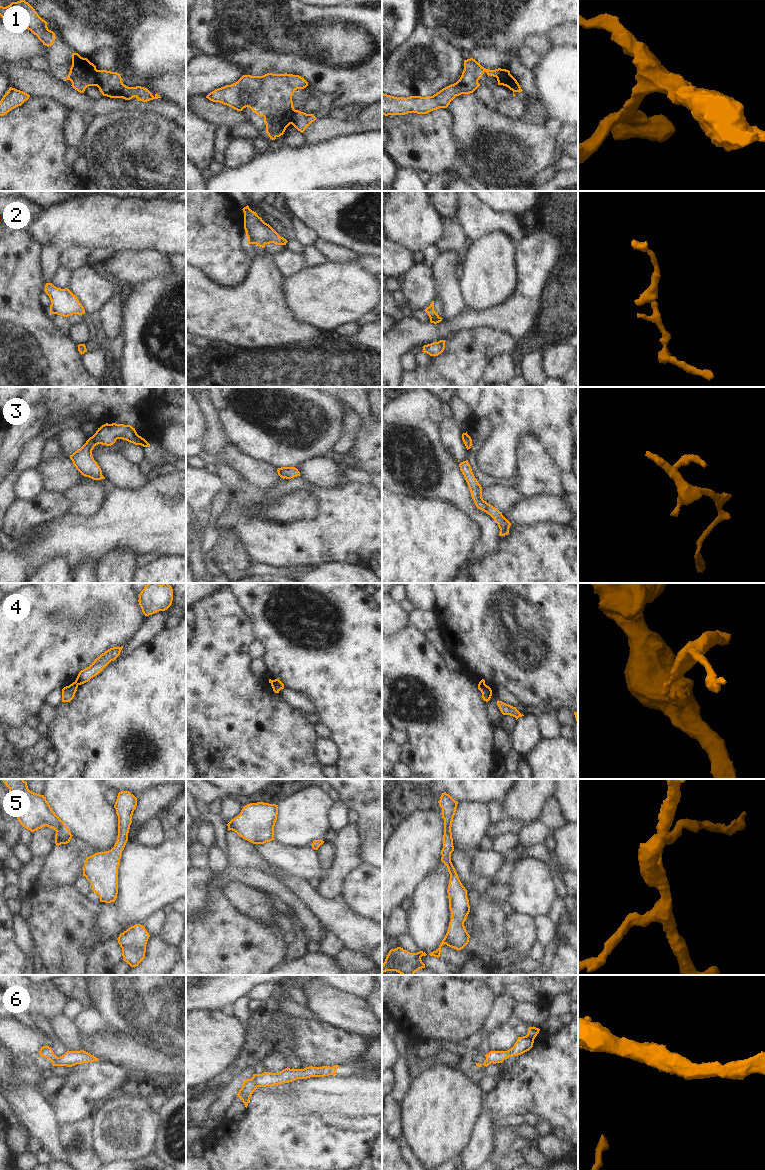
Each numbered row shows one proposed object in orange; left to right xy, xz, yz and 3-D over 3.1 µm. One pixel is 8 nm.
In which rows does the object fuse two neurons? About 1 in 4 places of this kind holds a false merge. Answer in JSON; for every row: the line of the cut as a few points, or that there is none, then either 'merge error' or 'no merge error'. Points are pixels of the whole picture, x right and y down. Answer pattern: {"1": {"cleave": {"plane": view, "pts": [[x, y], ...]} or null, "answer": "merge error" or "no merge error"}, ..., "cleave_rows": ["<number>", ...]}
{"1": {"cleave": {"plane": "yz", "pts": [[507, 70], [505, 77], [508, 82], [504, 85]]}, "answer": "merge error"}, "2": {"cleave": null, "answer": "no merge error"}, "3": {"cleave": null, "answer": "no merge error"}, "4": {"cleave": {"plane": "xy", "pts": [[74, 682], [77, 685]]}, "answer": "merge error"}, "5": {"cleave": null, "answer": "no merge error"}, "6": {"cleave": {"plane": "xz", "pts": [[249, 1079], [257, 1086]]}, "answer": "merge error"}, "cleave_rows": ["1", "4", "6"]}

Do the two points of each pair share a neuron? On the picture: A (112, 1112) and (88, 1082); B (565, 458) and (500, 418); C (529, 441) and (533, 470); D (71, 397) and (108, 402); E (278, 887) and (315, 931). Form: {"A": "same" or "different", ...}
{"A": "different", "B": "same", "C": "same", "D": "same", "E": "same"}

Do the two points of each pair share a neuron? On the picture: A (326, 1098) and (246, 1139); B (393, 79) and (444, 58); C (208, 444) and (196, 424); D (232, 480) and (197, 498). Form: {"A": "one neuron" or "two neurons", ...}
{"A": "two neurons", "B": "one neuron", "C": "two neurons", "D": "two neurons"}

